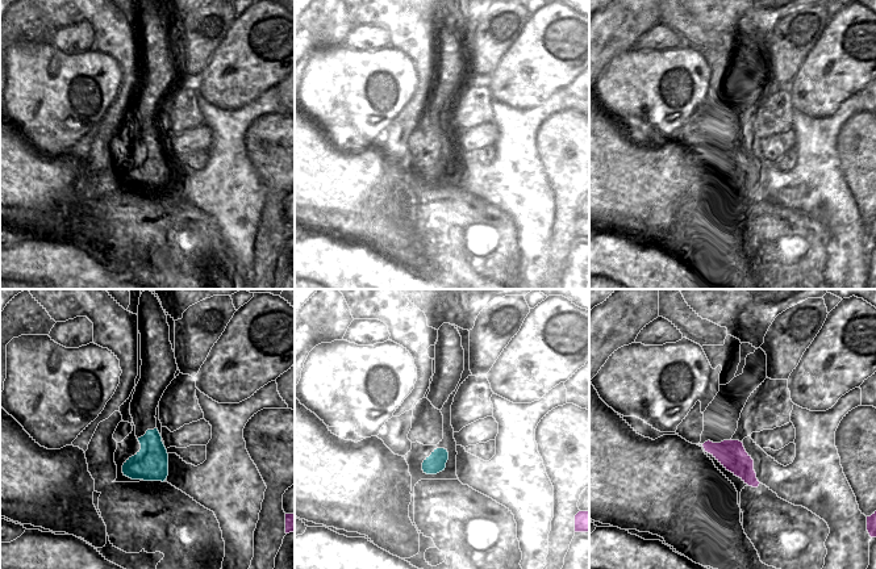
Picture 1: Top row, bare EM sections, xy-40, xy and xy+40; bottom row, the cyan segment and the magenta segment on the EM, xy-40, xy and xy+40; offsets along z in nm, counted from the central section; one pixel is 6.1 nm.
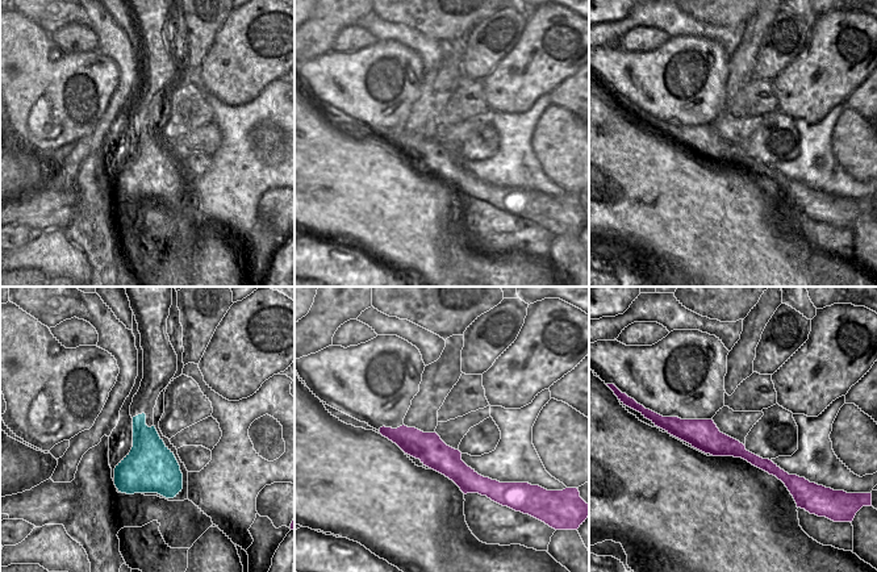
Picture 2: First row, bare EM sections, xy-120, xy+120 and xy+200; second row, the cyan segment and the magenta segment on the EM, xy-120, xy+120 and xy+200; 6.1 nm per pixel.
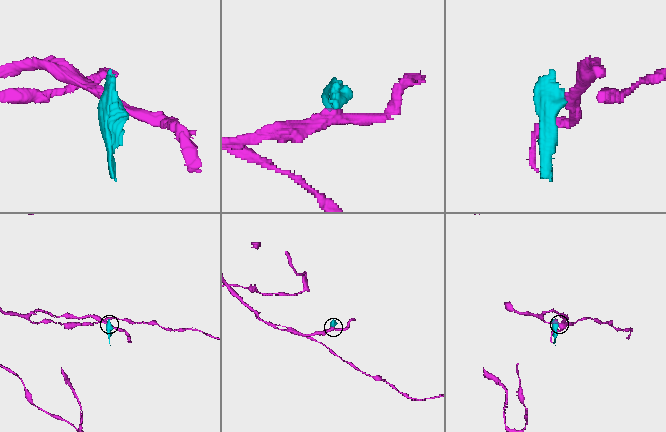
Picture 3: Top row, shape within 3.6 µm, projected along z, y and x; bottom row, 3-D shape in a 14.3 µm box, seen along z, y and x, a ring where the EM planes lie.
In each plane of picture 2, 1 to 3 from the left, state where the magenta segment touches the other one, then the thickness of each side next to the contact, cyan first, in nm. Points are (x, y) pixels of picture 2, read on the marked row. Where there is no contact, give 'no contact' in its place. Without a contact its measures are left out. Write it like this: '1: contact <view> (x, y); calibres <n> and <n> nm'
1: no contact
2: no contact
3: no contact

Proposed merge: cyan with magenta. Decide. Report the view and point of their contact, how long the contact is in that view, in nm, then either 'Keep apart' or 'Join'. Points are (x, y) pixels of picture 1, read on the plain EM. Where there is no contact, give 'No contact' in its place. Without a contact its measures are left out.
No contact. Keep apart.

